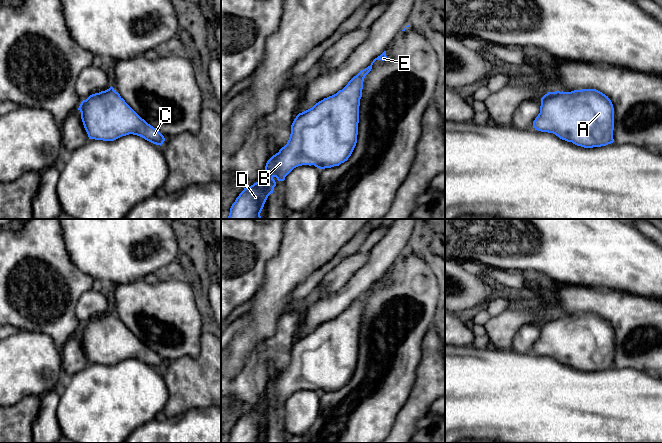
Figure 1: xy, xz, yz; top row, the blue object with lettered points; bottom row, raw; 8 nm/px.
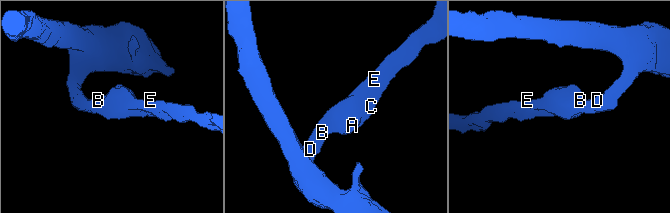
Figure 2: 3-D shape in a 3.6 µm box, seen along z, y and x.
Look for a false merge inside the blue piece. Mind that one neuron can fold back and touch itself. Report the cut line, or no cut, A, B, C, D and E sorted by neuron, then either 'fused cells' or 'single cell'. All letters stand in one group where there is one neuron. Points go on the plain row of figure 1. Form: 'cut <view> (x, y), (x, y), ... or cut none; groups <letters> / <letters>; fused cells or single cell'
cut none; groups A B C D E; single cell

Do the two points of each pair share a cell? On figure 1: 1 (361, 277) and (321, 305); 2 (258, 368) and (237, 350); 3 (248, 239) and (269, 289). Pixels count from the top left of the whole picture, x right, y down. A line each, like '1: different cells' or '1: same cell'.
1: same cell
2: different cells
3: different cells

